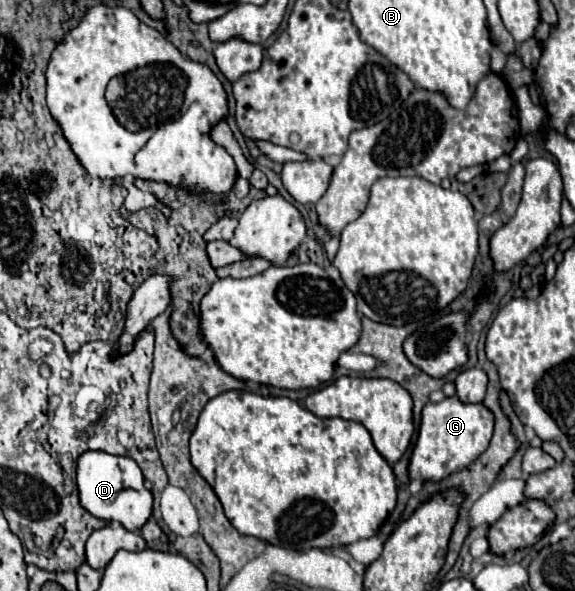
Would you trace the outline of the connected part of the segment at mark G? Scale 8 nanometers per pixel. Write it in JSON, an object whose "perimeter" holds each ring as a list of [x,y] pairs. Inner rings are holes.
{"perimeter":[[[457,396],[439,404],[427,404],[421,414],[419,436],[409,460],[409,478],[421,482],[441,482],[449,474],[463,470],[489,446],[493,434],[493,414],[483,404],[463,404]]]}

